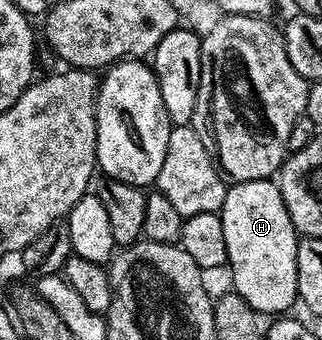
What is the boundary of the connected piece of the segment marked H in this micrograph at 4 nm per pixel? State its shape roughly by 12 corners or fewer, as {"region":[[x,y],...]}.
{"region":[[273,179],[219,214],[232,290],[266,316],[299,299],[299,232]]}

